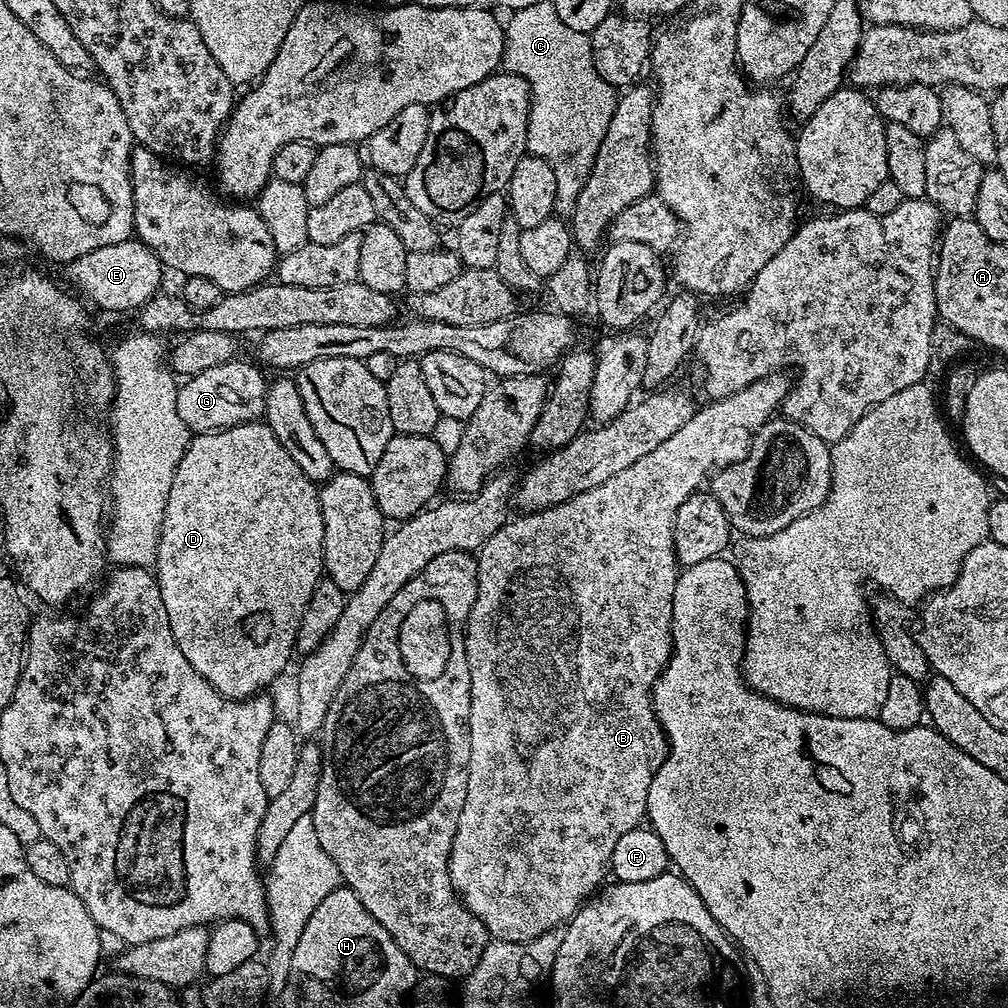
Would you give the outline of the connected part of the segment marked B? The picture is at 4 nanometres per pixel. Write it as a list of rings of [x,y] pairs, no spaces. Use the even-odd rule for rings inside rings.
[[[783,371],[771,372],[769,376],[764,379],[754,382],[750,386],[735,392],[734,394],[724,398],[716,398],[708,404],[697,410],[690,418],[690,422],[686,422],[686,426],[682,426],[678,430],[674,430],[674,434],[670,434],[670,438],[666,438],[666,442],[662,442],[662,446],[658,446],[654,450],[650,450],[650,454],[646,454],[646,458],[638,458],[638,462],[634,462],[634,466],[626,466],[626,470],[622,470],[622,474],[614,474],[614,478],[609,478],[607,482],[602,482],[602,486],[594,486],[594,490],[586,490],[582,494],[578,494],[574,498],[570,498],[566,502],[562,502],[553,508],[544,508],[540,512],[529,512],[521,515],[521,520],[513,519],[511,522],[505,523],[504,527],[498,529],[496,533],[485,542],[483,548],[478,552],[478,563],[480,569],[478,570],[478,594],[474,598],[474,606],[470,610],[470,618],[466,625],[464,634],[464,641],[466,642],[466,658],[470,666],[470,722],[468,723],[468,733],[470,734],[470,766],[468,767],[468,785],[466,786],[466,802],[462,806],[462,814],[458,818],[458,830],[454,834],[454,842],[452,843],[452,853],[448,859],[448,869],[452,878],[452,884],[455,885],[456,891],[465,906],[472,911],[477,918],[486,926],[489,937],[505,940],[506,942],[522,942],[524,940],[533,940],[543,934],[543,932],[551,932],[559,929],[565,922],[571,920],[573,914],[580,909],[580,905],[585,903],[601,887],[600,875],[603,872],[609,871],[612,863],[612,855],[614,854],[614,842],[618,842],[618,838],[622,838],[622,834],[626,834],[630,830],[641,827],[642,821],[645,819],[648,811],[648,795],[650,794],[650,782],[654,782],[654,774],[658,774],[658,770],[662,766],[662,762],[668,756],[668,738],[665,736],[663,730],[660,728],[660,723],[652,711],[652,685],[655,684],[656,679],[660,677],[660,671],[664,669],[667,664],[669,655],[672,650],[672,611],[674,610],[674,586],[676,585],[676,577],[678,575],[678,565],[676,562],[676,551],[674,550],[674,518],[678,514],[678,506],[682,506],[682,502],[686,502],[696,492],[701,491],[705,487],[704,479],[711,474],[712,468],[720,468],[719,470],[727,470],[733,466],[739,465],[741,460],[746,458],[748,447],[752,444],[752,437],[762,425],[768,420],[773,419],[772,412],[781,407],[784,399],[788,396],[790,391],[790,380],[788,380]]]

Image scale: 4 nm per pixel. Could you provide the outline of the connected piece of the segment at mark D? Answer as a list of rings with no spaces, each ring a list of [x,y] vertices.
[[[247,420],[244,424],[222,428],[219,432],[202,432],[191,437],[177,464],[166,502],[154,575],[162,590],[162,602],[166,606],[170,630],[174,634],[178,650],[186,654],[186,662],[190,662],[190,666],[194,666],[194,670],[198,670],[198,674],[202,674],[202,678],[206,678],[206,682],[213,684],[223,696],[231,700],[247,699],[259,690],[267,689],[264,687],[287,666],[288,655],[293,655],[296,646],[296,631],[300,625],[302,610],[306,610],[306,602],[310,602],[314,586],[325,575],[324,527],[317,485],[306,478],[306,474],[302,474],[302,469],[294,463],[294,458],[286,454],[282,442],[274,438],[274,430],[270,430],[268,424],[260,420]]]

